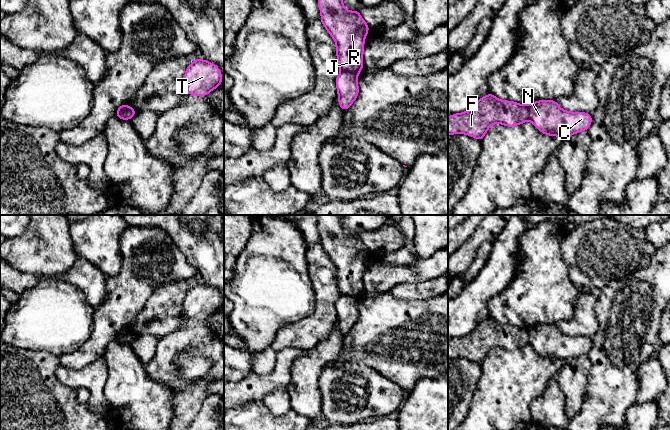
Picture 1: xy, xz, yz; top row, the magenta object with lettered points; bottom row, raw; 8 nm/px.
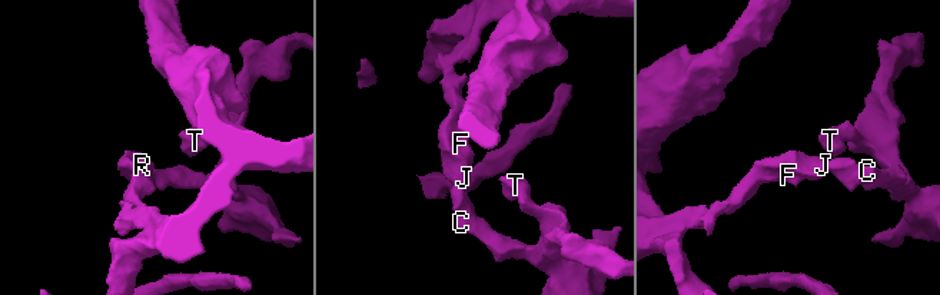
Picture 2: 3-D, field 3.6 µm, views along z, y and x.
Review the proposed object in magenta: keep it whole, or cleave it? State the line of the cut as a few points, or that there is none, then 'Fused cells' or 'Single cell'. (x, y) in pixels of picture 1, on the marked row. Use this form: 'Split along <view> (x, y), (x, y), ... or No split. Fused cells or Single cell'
Split along xz (341, 70), (347, 70), (356, 74). Fused cells

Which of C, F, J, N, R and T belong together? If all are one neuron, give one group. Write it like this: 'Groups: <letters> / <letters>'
Groups: C N T / F J R

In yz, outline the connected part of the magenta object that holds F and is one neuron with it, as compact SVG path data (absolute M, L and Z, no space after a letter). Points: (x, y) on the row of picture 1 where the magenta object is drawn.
M488 93L470 110L448 117L448 135L462 133L481 141L492 124L512 127L528 121L530 115L527 105L500 100Z

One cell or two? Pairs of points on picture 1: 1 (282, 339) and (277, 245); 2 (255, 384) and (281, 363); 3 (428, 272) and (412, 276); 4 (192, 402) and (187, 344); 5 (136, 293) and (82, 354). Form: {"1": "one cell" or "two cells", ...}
{"1": "two cells", "2": "one cell", "3": "one cell", "4": "one cell", "5": "one cell"}

